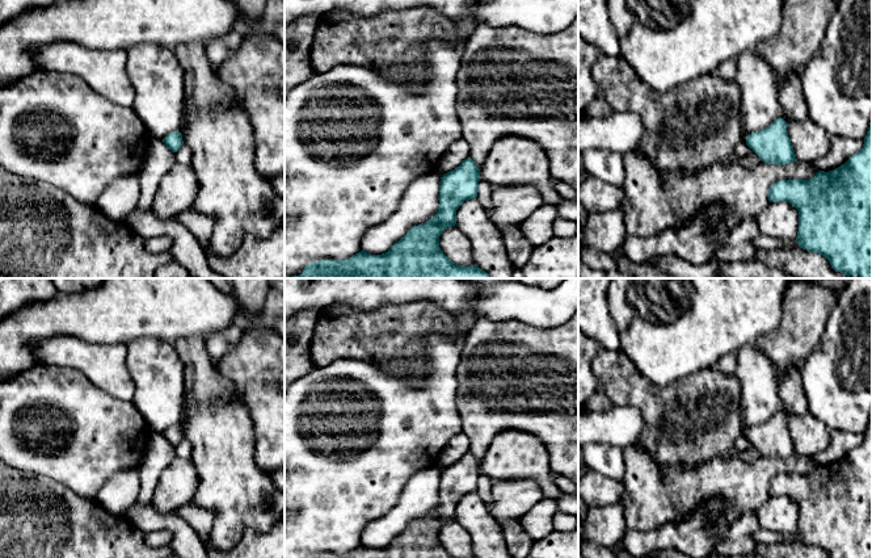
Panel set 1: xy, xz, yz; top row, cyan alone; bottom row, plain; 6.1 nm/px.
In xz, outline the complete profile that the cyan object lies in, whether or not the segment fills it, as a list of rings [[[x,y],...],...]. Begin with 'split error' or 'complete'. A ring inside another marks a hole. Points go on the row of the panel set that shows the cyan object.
complete; [[[471,158],[441,177],[439,207],[437,214],[425,223],[412,227],[404,238],[396,242],[386,253],[371,255],[363,248],[345,260],[320,260],[304,267],[300,276],[285,278],[490,278],[476,264],[458,265],[439,247],[439,236],[445,228],[456,225],[456,210],[467,201],[477,197],[480,169]]]

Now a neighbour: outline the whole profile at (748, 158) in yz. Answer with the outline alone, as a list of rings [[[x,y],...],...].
[[[746,143],[738,144],[736,152],[738,156],[737,164],[741,167],[753,168],[762,163],[759,156]]]

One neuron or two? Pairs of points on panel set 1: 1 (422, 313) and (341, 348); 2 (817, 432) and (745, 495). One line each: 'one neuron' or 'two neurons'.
1: one neuron
2: two neurons

